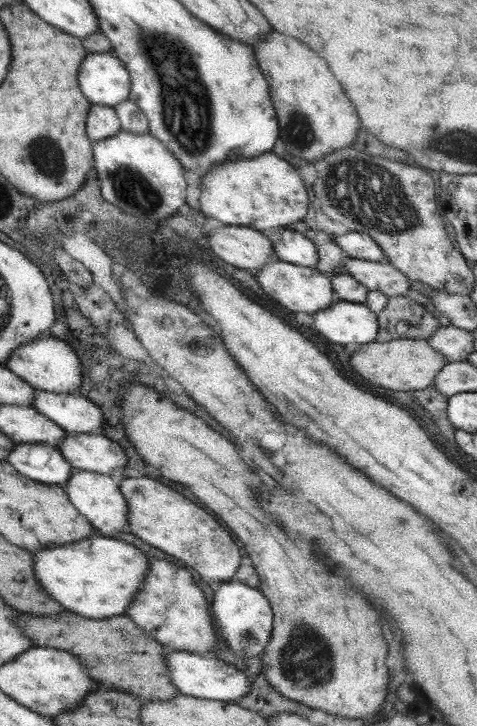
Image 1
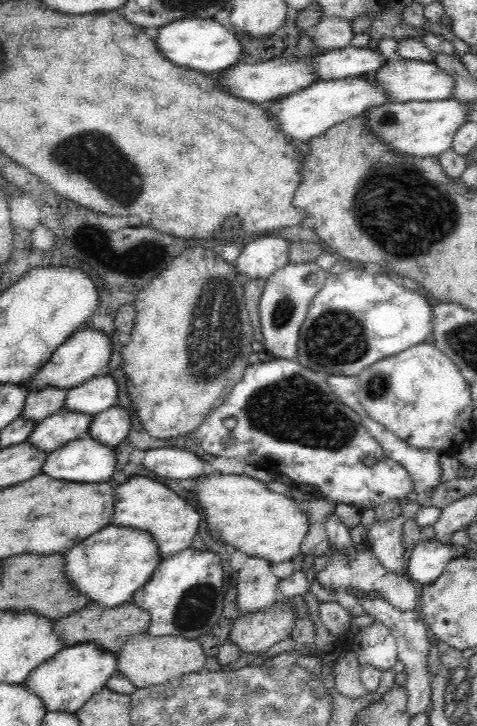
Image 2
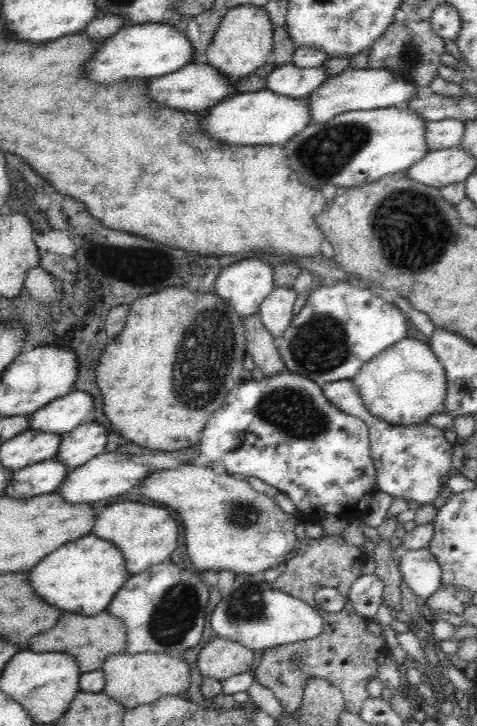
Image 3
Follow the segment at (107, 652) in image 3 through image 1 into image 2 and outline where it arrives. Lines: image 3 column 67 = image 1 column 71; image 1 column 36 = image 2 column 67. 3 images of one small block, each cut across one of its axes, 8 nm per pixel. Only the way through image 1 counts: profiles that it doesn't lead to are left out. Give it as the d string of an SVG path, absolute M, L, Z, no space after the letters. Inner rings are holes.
M89 602L73 614L54 622L54 632L60 636L63 646L71 647L86 643L94 643L98 648L116 654L129 636L146 633L150 624L150 616L132 602L114 608L106 608L100 603Z

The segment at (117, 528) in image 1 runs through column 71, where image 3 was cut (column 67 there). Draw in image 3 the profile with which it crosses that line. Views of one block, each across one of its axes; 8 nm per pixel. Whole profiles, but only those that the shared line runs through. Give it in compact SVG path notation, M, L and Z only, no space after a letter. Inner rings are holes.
M102 452L100 455L88 460L86 464L79 466L79 468L68 468L68 472L66 472L64 480L60 482L56 493L59 494L64 504L94 505L95 502L100 502L100 500L106 500L106 498L112 498L112 496L118 496L118 494L134 489L142 482L142 478L148 476L148 474L152 474L149 472L149 467L136 465L126 456Z

